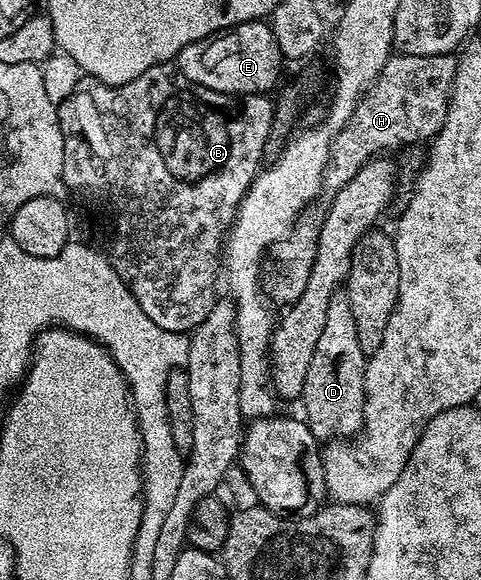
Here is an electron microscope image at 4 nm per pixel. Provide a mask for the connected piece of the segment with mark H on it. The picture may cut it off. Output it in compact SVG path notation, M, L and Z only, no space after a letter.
M392 54L381 69L379 78L363 93L347 124L331 143L331 156L323 168L323 191L328 196L340 189L373 158L410 143L434 139L441 129L451 104L451 86L455 80L456 56Z

